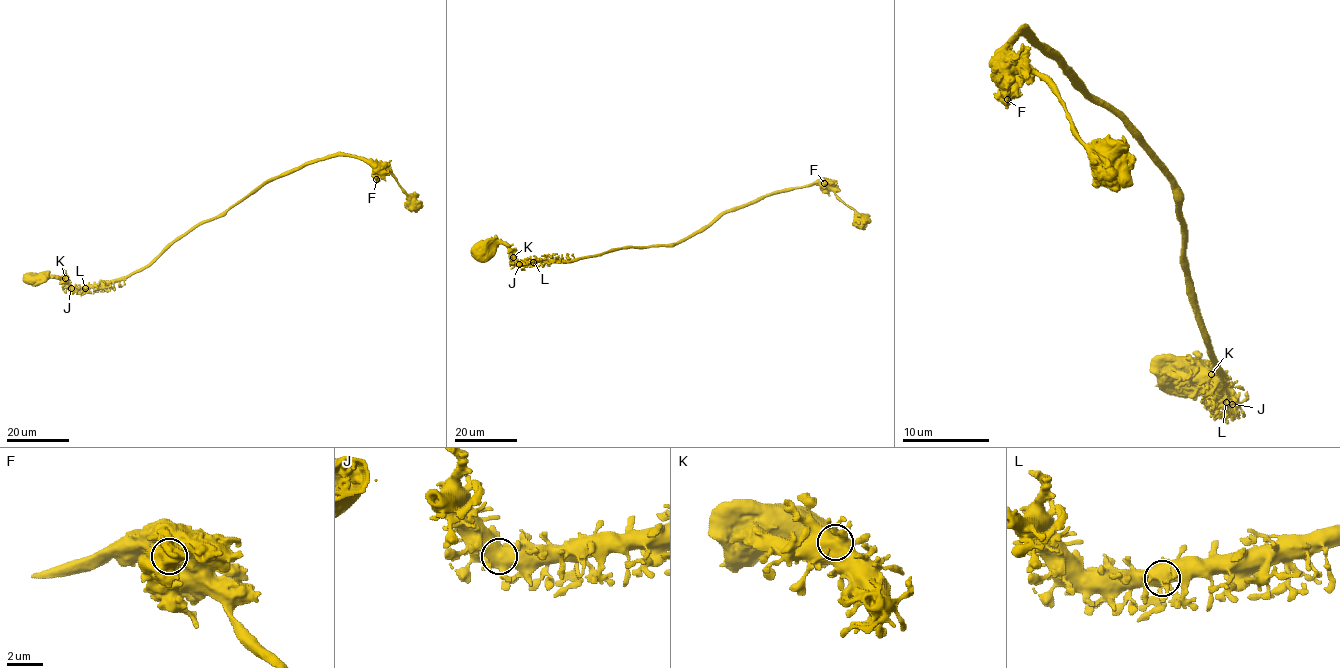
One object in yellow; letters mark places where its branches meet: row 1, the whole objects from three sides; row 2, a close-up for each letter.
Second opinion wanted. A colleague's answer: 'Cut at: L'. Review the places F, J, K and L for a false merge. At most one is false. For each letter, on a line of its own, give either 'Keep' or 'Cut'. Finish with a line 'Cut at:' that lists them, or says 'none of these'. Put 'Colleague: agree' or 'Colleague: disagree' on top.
Colleague: disagree
F: Keep
J: Keep
K: Keep
L: Keep
Cut at: none of these

